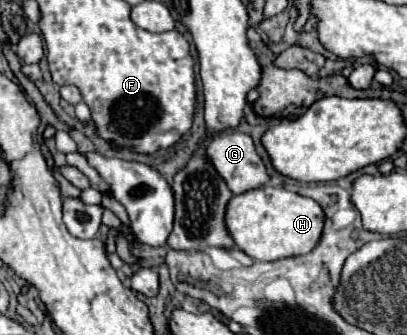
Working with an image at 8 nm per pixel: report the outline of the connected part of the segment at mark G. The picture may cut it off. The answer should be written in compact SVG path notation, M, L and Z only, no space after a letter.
M227 131L223 135L217 135L209 147L207 147L207 157L209 161L215 165L217 173L225 179L225 183L229 185L229 189L239 195L239 193L245 193L245 191L251 191L251 189L259 189L263 187L265 183L269 183L269 173L267 173L267 167L263 163L263 159L257 155L255 151L255 143L249 135L245 133L239 133L239 131Z

